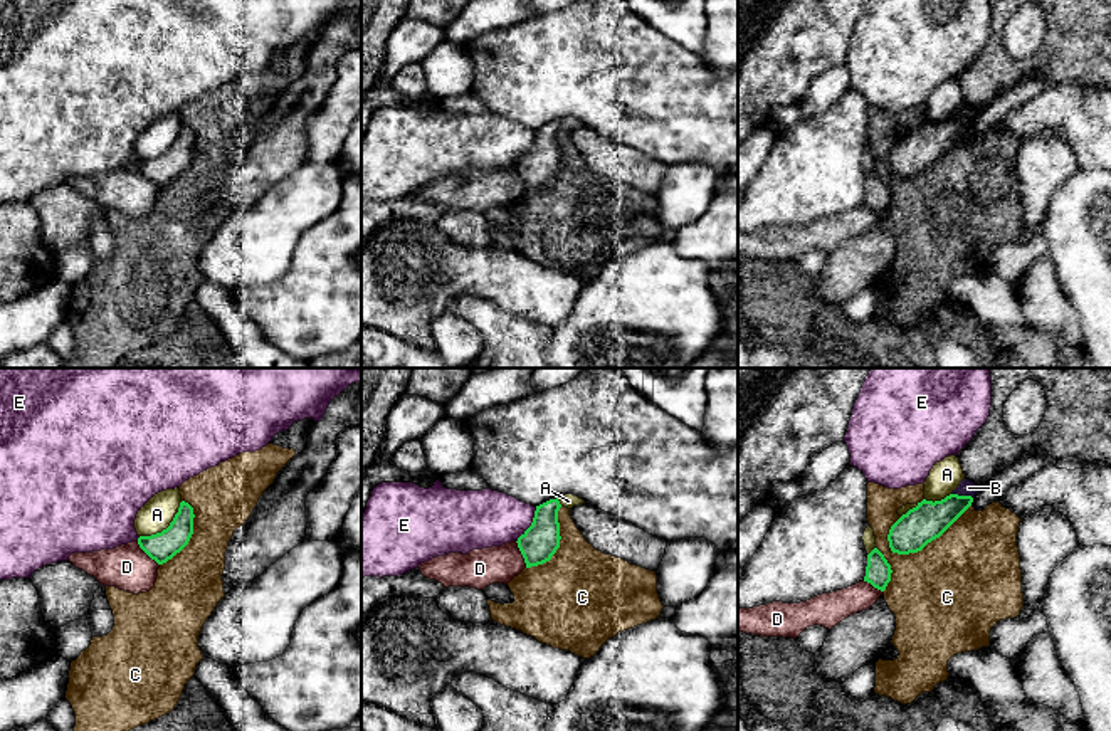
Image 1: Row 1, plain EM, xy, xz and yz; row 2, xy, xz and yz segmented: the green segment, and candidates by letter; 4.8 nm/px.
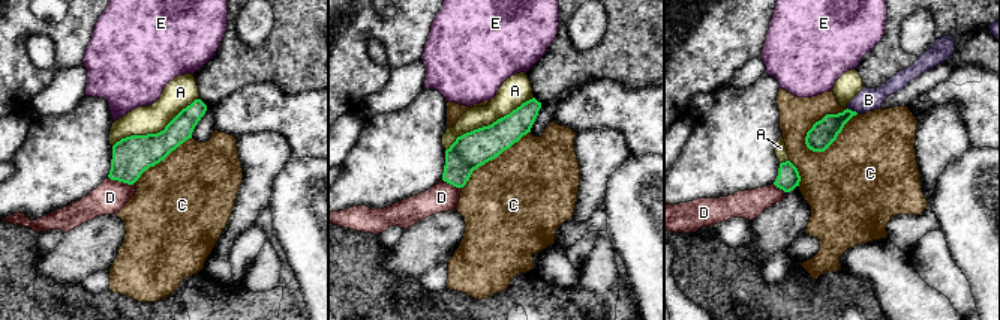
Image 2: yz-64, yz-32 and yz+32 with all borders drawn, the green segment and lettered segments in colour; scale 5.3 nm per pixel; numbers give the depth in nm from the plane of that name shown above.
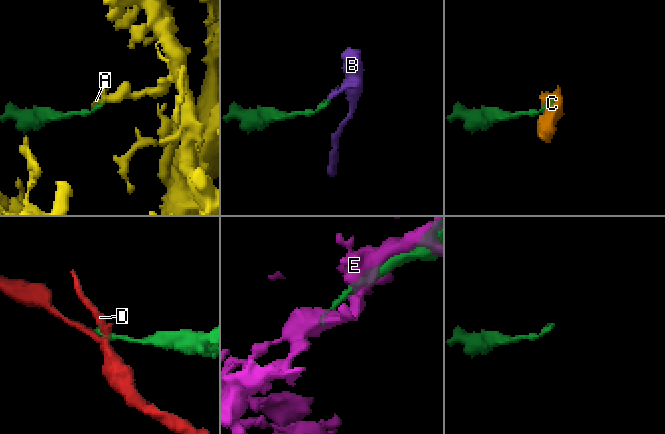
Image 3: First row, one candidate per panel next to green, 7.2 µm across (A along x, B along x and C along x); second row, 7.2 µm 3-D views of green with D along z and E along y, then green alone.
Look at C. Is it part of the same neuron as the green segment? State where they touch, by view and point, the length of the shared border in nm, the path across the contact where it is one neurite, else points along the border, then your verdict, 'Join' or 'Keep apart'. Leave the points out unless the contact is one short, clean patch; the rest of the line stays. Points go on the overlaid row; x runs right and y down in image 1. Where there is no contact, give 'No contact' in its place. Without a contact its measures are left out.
Touches green at yz (930, 541). Shared border 440 nm. Keep apart

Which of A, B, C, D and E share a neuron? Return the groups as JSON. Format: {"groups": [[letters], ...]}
{"groups": [["A"], ["B"], ["C"], ["D"], ["E"]]}

